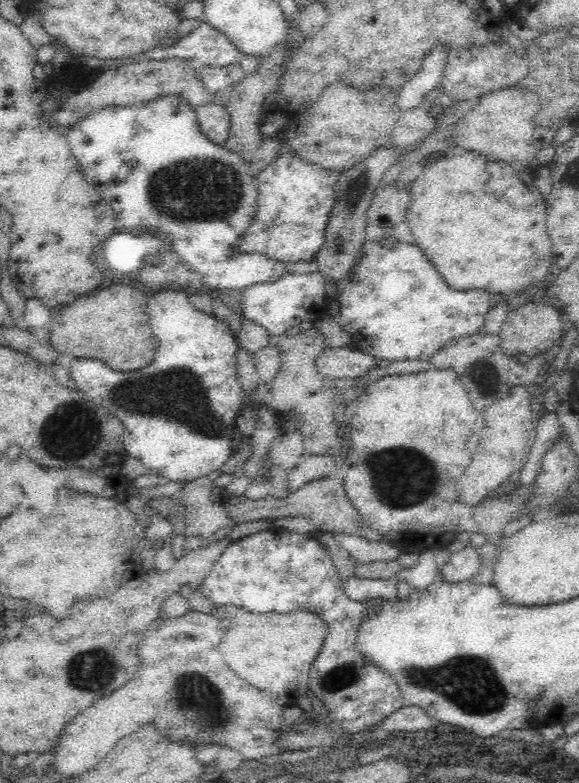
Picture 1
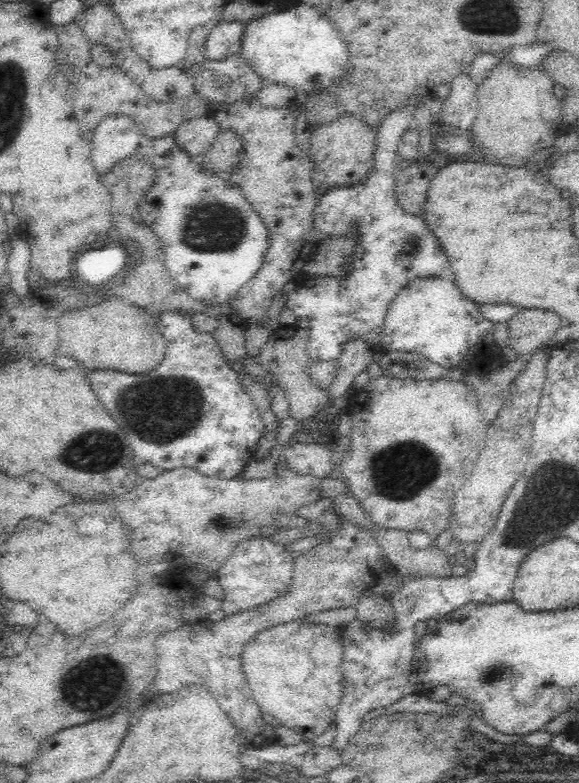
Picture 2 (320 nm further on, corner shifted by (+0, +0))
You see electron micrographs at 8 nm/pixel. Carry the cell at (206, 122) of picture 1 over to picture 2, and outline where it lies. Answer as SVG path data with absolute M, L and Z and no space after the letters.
M200 117L183 122L171 136L193 158L204 153L222 129L214 117Z

